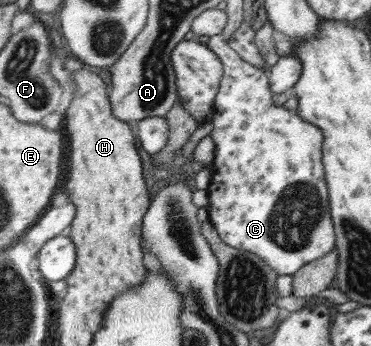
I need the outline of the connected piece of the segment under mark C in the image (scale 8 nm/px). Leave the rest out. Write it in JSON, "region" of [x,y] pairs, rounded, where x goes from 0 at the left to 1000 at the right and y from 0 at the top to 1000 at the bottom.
{"region":[[[590,98],[563,110],[561,133],[593,162],[604,182],[606,211],[596,237],[590,269],[582,280],[580,321],[574,332],[574,373],[566,382],[585,416],[582,457],[569,488],[569,532],[558,543],[563,587],[558,595],[563,630],[596,679],[606,705],[623,708],[644,723],[666,723],[693,734],[714,751],[728,772],[736,772],[752,798],[792,798],[833,760],[876,743],[892,723],[906,717],[906,659],[895,633],[895,610],[887,592],[884,506],[876,503],[871,460],[871,413],[876,387],[865,370],[825,347],[801,318],[779,318],[774,309],[741,303],[736,292],[733,240],[725,237],[725,208],[714,199],[687,194],[668,173],[660,173],[639,153],[620,124],[606,118],[606,104]]]}

